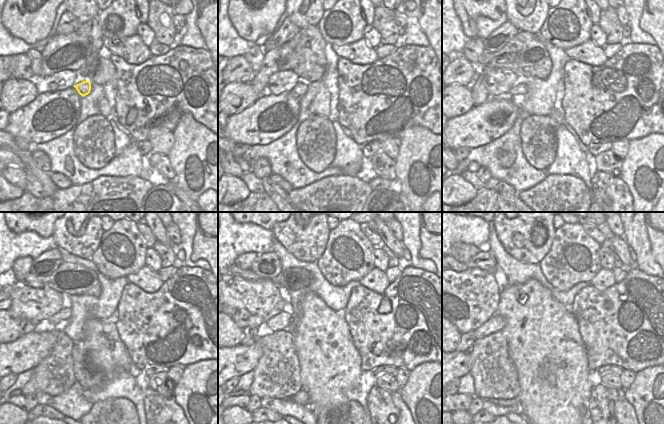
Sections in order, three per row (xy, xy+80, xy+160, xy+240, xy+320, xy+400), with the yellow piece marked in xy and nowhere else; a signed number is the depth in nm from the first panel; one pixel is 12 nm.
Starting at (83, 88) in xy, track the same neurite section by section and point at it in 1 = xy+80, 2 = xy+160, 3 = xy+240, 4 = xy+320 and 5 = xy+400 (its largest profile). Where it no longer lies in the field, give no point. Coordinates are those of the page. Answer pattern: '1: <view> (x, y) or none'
1: xy+80 (300, 89)
2: xy+160 (520, 89)
3: xy+240 (65, 313)
4: xy+320 (280, 321)
5: xy+400 (497, 322)

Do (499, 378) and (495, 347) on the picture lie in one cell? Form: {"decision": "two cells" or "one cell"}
{"decision": "one cell"}

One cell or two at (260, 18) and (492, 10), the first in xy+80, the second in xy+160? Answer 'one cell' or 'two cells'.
one cell

